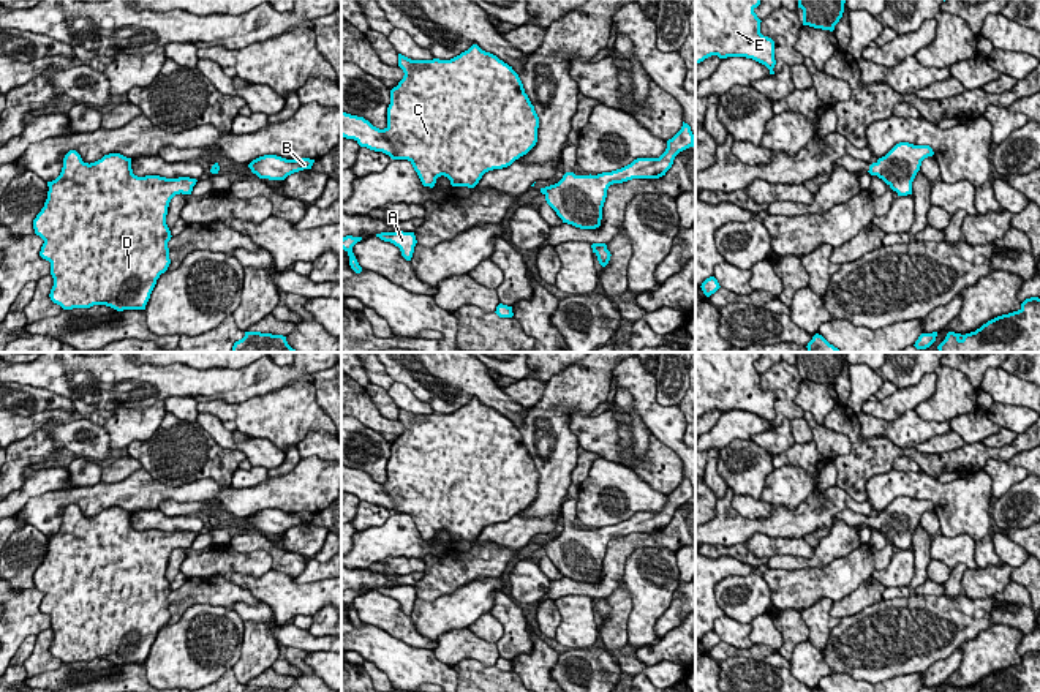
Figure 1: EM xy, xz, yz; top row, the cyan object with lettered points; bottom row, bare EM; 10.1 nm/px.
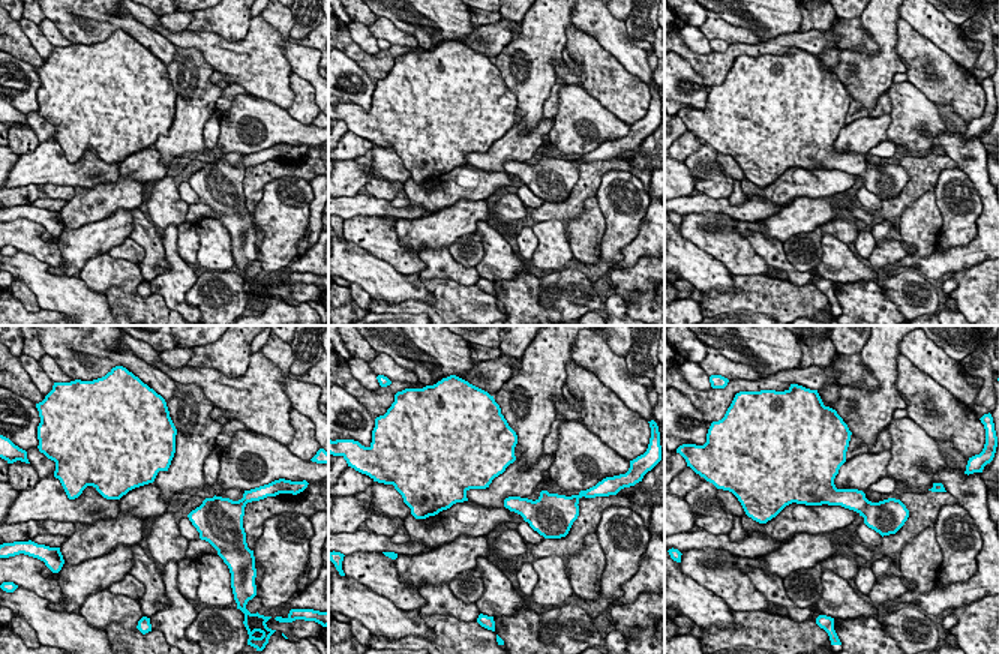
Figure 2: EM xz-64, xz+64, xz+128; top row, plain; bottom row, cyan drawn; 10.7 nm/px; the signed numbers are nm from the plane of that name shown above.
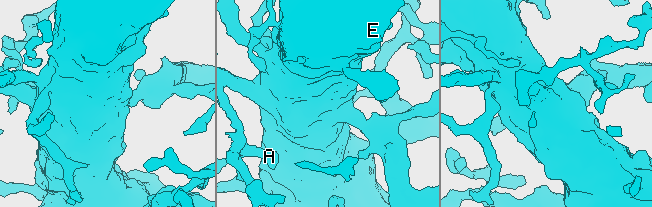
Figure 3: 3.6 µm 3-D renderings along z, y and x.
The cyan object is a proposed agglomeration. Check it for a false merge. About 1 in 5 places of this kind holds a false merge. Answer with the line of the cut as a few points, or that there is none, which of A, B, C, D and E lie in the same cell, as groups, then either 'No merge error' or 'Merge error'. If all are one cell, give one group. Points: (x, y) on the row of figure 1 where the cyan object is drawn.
No split. Groups: A B C D E. No merge error

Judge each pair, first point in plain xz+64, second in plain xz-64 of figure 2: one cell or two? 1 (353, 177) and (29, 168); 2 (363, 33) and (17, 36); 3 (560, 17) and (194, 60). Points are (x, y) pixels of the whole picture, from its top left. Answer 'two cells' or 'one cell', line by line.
1: one cell
2: two cells
3: one cell

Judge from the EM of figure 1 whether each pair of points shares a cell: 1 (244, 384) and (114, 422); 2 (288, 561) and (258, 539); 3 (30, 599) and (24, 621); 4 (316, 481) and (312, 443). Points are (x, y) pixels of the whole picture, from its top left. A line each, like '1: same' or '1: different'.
1: different
2: same
3: same
4: different

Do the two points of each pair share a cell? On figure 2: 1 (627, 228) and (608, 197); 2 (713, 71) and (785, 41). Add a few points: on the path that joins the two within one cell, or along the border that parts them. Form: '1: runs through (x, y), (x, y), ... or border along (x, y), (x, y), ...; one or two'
1: runs through (623, 221), (623, 212), (615, 204); one
2: runs through (731, 54), (735, 50), (767, 47); one

